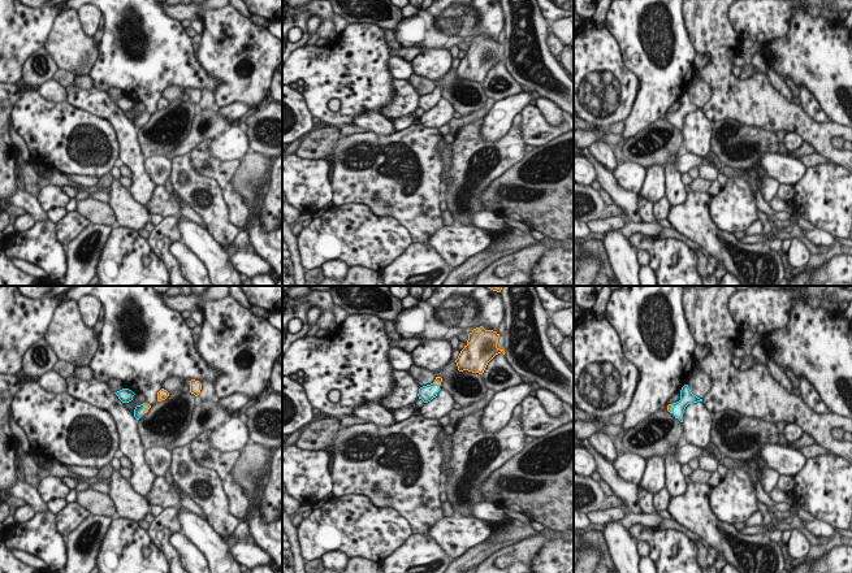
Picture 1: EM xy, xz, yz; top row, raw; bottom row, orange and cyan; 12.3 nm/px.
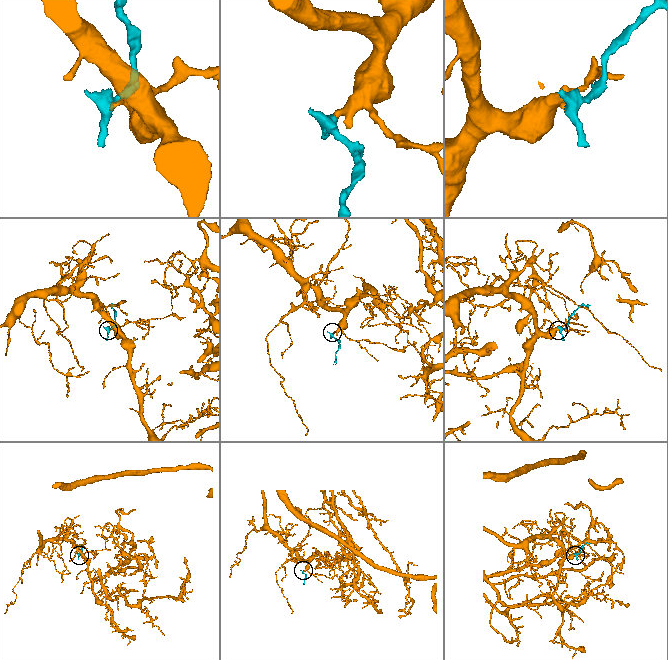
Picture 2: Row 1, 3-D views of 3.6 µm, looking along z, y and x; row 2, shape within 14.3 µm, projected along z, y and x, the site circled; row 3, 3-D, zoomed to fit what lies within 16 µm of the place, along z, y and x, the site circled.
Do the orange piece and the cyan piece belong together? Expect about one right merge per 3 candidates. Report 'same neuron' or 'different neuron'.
same neuron

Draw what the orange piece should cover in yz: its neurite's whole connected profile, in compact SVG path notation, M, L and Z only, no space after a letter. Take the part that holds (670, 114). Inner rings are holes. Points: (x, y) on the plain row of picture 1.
M684 94L680 99L680 109L667 114L667 120L675 125L680 131L683 131L683 122L688 113L702 110L702 108L693 104L688 96Z

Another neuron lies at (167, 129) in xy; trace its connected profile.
M176 99L165 109L156 110L138 129L138 142L144 159L168 156L189 136L196 114L194 103Z

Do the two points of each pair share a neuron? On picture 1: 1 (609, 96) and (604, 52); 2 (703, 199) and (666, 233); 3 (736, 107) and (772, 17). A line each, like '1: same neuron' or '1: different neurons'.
1: same neuron
2: different neurons
3: different neurons

